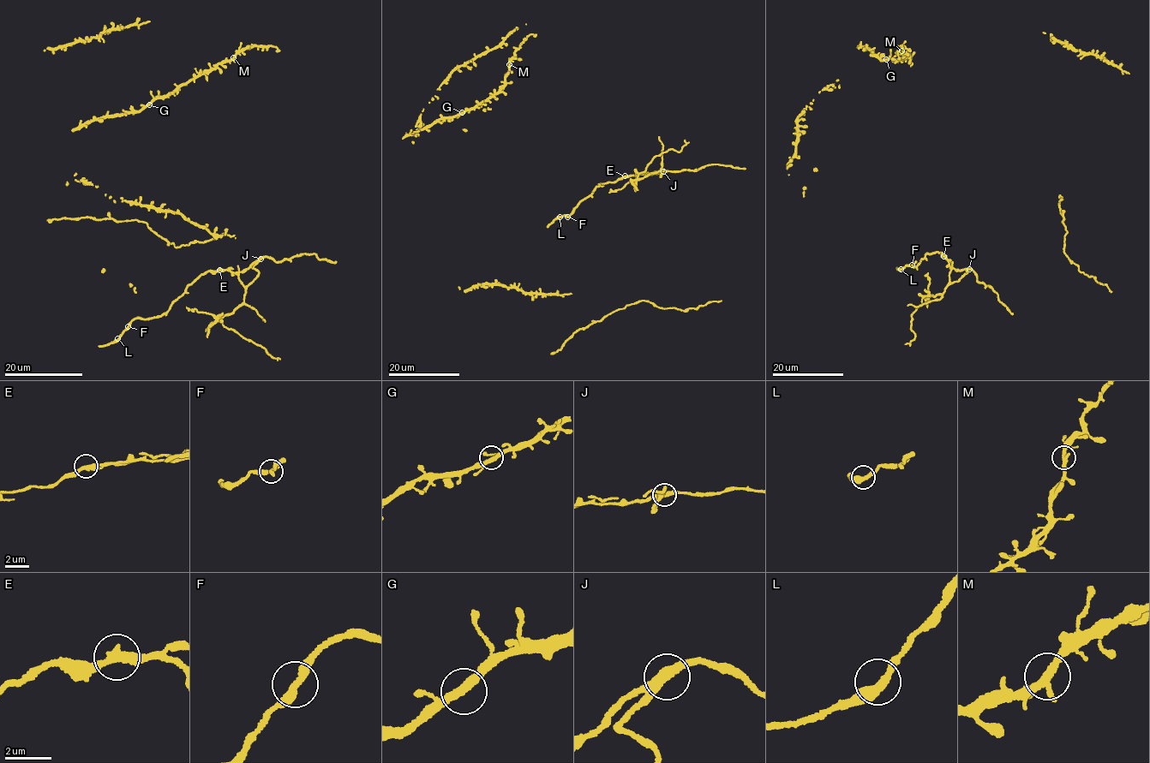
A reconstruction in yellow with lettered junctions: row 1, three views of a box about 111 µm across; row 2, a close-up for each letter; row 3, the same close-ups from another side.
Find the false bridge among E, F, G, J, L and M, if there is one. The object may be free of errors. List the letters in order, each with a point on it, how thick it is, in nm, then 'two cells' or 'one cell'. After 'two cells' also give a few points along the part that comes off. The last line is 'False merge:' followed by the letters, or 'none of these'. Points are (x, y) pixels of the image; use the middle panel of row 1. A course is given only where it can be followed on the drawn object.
E: place (625, 175); calibre 340 nm; one cell
F: place (567, 217); calibre 340 nm; one cell
G: place (462, 112); calibre 340 nm; one cell
J: place (663, 171); calibre 360 nm; two cells; course (663, 171), (661, 175), (663, 169), (637, 178), (652, 158), (670, 149), (678, 152), (681, 150), (684, 140)
L: place (560, 217); calibre 380 nm; one cell
M: place (509, 64); calibre 320 nm; one cell
False merge: J

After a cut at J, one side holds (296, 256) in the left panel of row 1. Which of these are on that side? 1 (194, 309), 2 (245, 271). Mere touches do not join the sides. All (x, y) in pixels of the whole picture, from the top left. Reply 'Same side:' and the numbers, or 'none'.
Same side: 2

